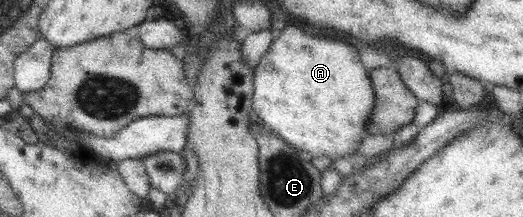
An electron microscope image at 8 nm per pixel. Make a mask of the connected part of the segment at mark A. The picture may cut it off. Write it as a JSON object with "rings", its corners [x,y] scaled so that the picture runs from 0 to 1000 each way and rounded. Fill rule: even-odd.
{"rings":[[[551,115],[543,124],[533,152],[533,166],[524,184],[516,217],[509,230],[509,244],[501,258],[501,272],[493,286],[484,318],[482,369],[482,447],[480,447],[480,502],[489,521],[489,539],[497,548],[501,576],[524,608],[535,641],[547,650],[549,664],[564,682],[566,691],[581,696],[581,714],[600,714],[600,724],[629,724],[633,737],[644,737],[652,724],[665,724],[675,705],[683,705],[683,677],[688,645],[694,641],[702,613],[700,562],[707,548],[709,512],[717,470],[717,438],[709,396],[706,341],[700,336],[700,318],[692,309],[688,272],[685,272],[685,244],[673,207],[650,189],[650,180],[635,180],[635,171],[612,171],[612,161],[600,161],[593,134],[577,134],[574,115]]]}

